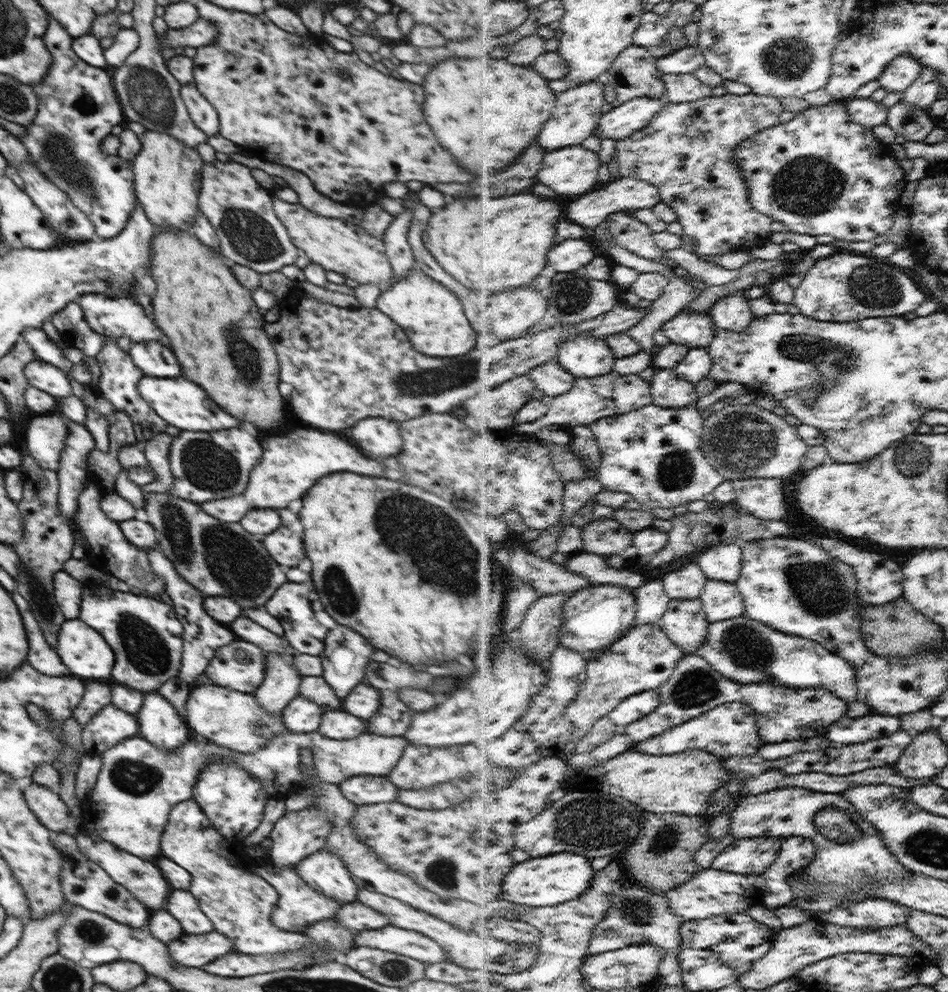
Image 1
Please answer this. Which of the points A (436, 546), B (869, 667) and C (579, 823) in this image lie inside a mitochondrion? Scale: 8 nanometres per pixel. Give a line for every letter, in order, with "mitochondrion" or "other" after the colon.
A: mitochondrion
B: other
C: mitochondrion

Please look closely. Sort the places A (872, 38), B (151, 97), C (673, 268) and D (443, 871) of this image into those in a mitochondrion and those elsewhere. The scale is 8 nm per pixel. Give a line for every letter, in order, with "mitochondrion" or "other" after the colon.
A: other
B: mitochondrion
C: other
D: mitochondrion

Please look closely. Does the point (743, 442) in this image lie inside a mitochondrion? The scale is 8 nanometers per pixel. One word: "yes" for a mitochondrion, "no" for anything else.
yes

